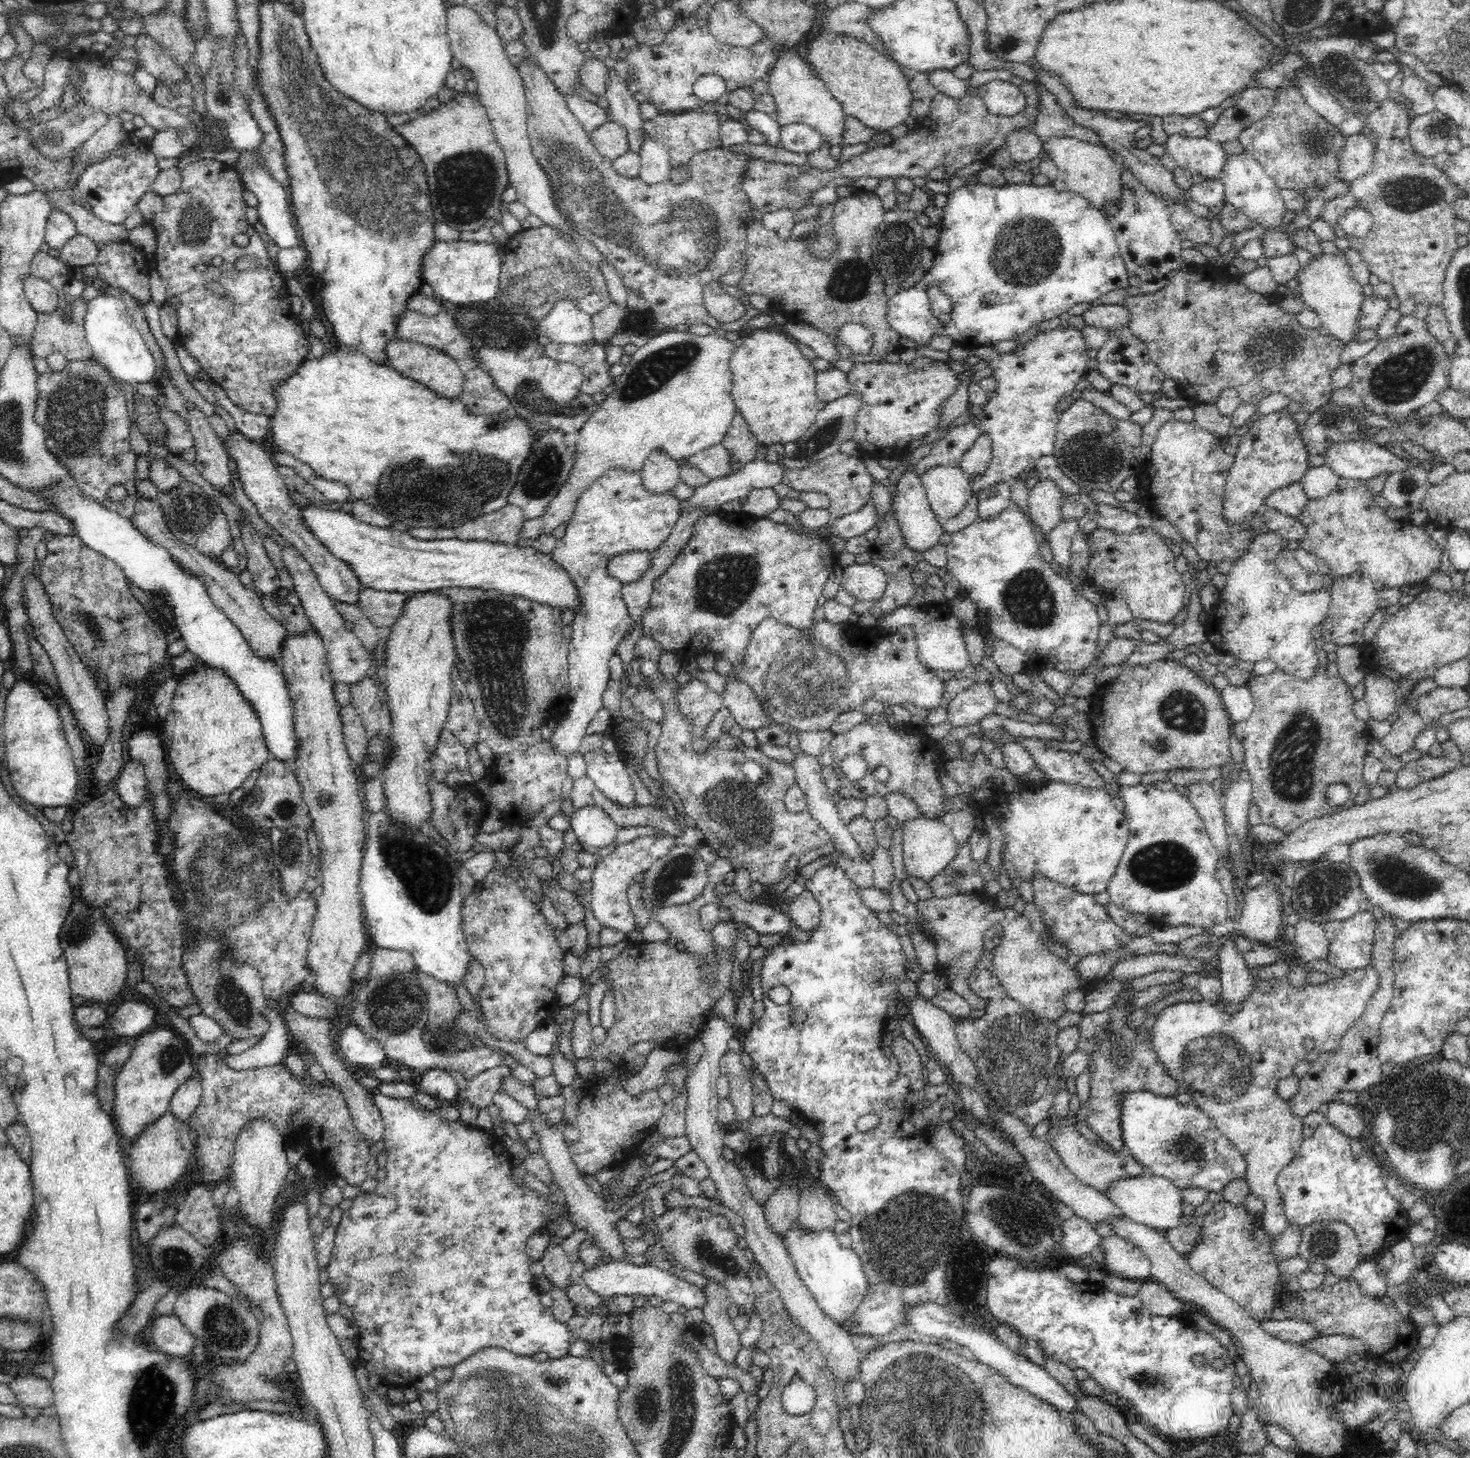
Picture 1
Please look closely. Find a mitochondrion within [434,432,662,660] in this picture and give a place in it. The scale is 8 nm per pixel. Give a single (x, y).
(543, 474)

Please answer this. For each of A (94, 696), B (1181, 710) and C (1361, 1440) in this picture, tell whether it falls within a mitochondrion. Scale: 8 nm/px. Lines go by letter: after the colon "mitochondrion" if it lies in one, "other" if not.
A: other
B: mitochondrion
C: other

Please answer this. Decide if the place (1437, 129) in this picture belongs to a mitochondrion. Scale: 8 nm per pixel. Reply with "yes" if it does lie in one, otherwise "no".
yes

